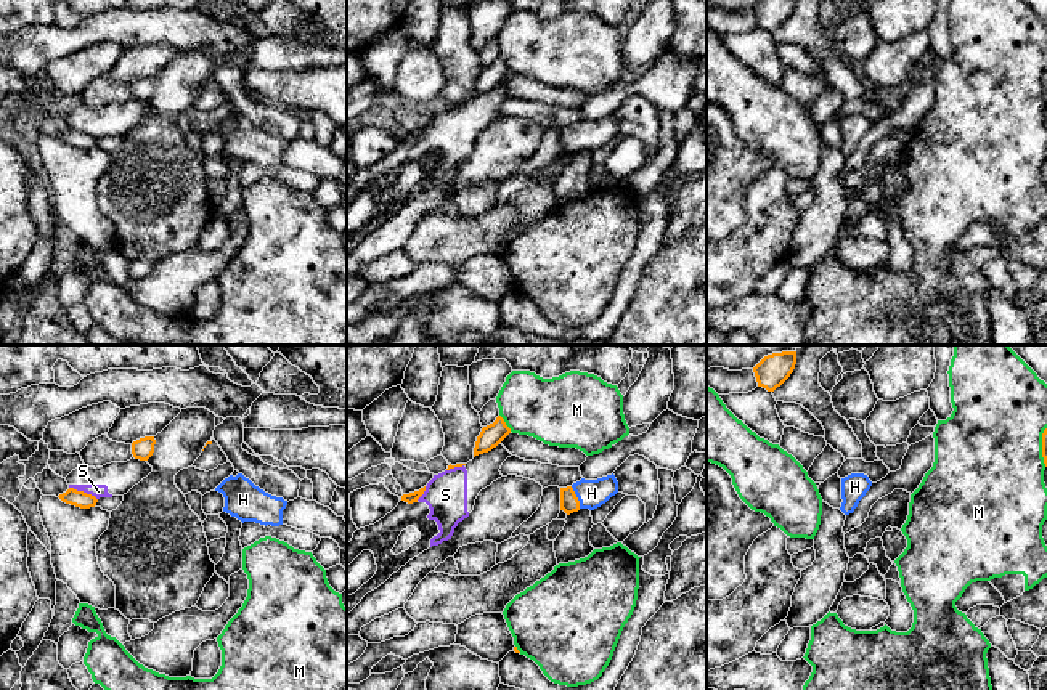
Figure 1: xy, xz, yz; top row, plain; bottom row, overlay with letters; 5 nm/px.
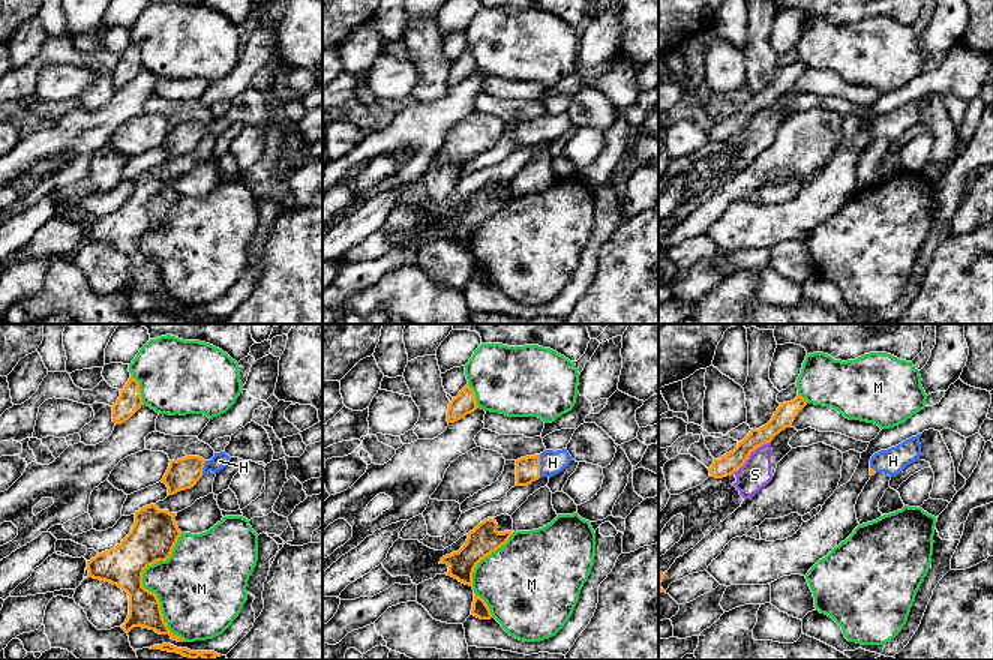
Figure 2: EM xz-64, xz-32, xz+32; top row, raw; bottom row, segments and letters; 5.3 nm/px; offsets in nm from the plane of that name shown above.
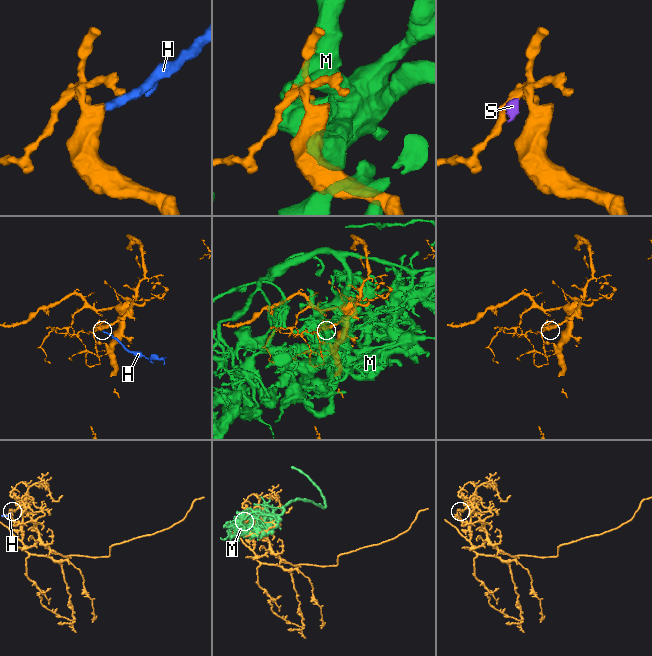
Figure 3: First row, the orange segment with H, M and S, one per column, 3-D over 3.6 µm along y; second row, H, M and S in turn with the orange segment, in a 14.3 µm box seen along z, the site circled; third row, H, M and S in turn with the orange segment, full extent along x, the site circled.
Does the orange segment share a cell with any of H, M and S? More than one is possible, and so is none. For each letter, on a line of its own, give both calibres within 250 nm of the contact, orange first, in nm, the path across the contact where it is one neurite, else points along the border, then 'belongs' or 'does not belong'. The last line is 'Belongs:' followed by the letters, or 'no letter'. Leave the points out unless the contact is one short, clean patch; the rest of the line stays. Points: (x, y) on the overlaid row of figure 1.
H: 100 nm thick on the orange side, 140 nm on the other; runs through xz (569, 503), (577, 498), (591, 493); belongs
M: 110 nm thick on the orange side, 320 nm on the other; does not belong
S: 80 nm thick on the orange side, 70 nm on the other; border along xy (69, 487), (90, 493), (97, 499); does not belong
Belongs: H

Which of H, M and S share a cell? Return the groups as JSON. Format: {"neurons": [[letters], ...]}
{"neurons": [["H"], ["M"], ["S"]]}

